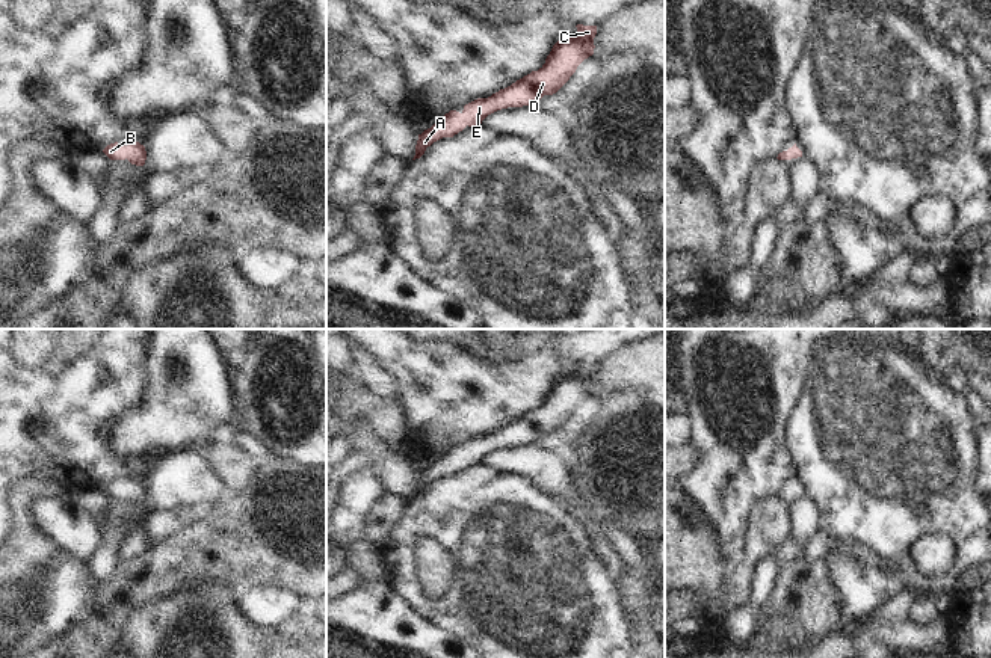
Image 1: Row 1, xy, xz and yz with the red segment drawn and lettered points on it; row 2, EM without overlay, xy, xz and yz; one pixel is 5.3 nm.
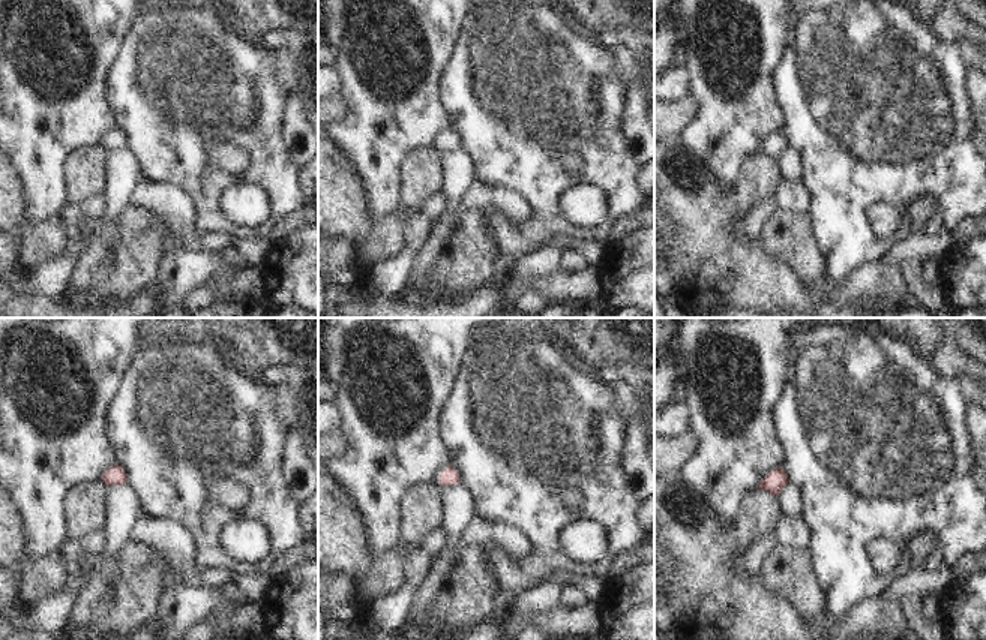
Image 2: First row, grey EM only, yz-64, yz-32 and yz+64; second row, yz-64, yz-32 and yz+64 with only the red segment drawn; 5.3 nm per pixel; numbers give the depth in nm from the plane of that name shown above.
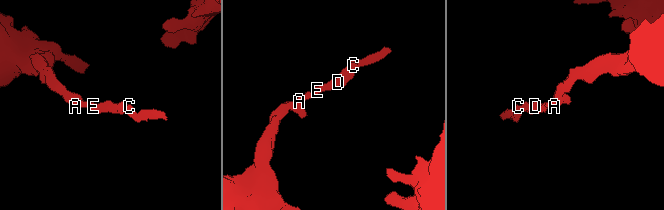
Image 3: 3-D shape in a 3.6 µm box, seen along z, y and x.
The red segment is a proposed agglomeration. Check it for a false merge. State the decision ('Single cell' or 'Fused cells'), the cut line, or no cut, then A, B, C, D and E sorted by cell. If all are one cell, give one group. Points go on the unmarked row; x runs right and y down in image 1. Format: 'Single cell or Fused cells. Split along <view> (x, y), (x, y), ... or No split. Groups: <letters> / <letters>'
Single cell. No split. Groups: A B C D E.

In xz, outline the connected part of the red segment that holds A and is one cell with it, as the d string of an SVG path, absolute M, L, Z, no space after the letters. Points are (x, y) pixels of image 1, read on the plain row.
M577 362L576 365L577 373L557 379L538 409L532 409L488 436L477 436L465 442L461 451L450 448L441 459L418 472L412 498L420 497L434 480L453 475L467 463L480 463L488 453L497 448L536 442L544 433L556 432L576 410L577 404L594 392L597 364Z

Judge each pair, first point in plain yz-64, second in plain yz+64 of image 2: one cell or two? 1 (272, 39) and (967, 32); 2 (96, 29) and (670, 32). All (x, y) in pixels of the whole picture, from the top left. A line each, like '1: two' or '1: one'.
1: one
2: two

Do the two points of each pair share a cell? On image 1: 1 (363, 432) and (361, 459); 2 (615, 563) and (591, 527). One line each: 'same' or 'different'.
1: same
2: same

